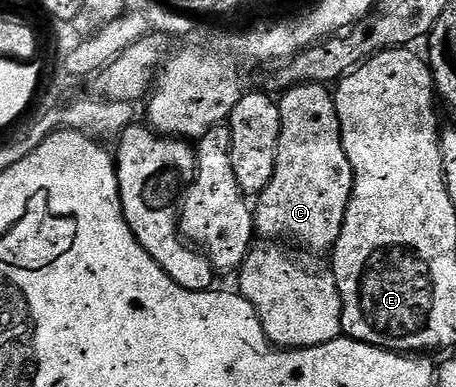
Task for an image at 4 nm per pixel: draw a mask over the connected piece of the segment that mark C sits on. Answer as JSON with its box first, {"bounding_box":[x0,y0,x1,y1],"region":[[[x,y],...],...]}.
{"bounding_box":[253,82,353,251],"region":[[[304,82],[284,91],[280,99],[281,135],[279,148],[275,156],[275,176],[271,176],[271,184],[259,195],[253,211],[253,225],[256,233],[265,240],[285,240],[290,238],[309,250],[332,251],[339,240],[339,232],[343,228],[343,220],[347,216],[347,204],[353,191],[353,173],[347,160],[347,152],[343,152],[341,129],[337,119],[337,109],[333,103],[333,94],[324,85]]]}

